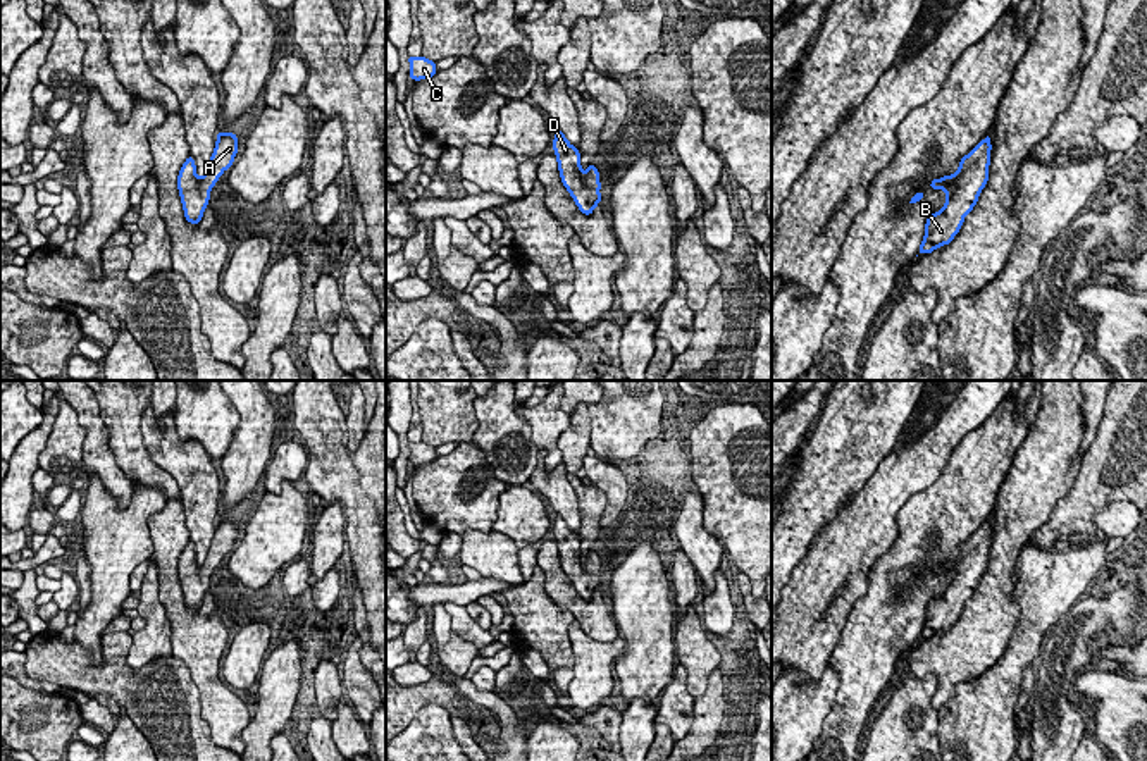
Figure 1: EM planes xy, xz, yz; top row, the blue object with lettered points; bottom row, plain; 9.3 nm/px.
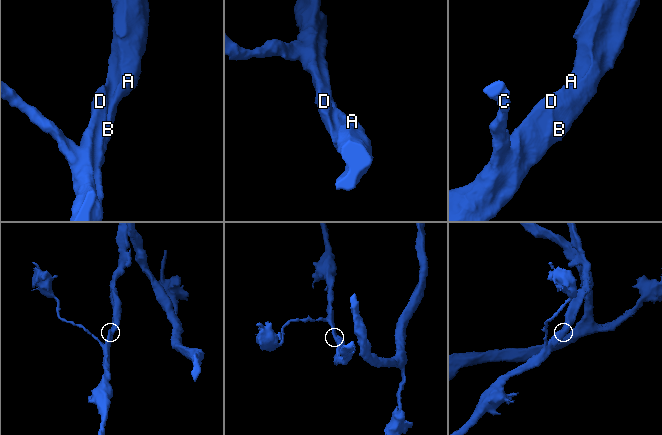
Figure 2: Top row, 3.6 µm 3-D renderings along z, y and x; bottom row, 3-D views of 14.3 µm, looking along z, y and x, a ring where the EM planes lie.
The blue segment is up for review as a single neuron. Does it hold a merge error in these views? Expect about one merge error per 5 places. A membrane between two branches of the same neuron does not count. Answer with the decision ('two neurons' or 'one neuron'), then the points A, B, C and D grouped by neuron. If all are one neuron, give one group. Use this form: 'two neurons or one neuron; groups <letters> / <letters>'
one neuron; groups A B C D

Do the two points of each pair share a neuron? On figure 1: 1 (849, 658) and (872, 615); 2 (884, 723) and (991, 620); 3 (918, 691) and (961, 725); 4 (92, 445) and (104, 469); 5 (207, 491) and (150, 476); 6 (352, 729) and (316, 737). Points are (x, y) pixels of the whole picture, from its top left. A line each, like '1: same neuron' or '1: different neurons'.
1: same neuron
2: different neurons
3: different neurons
4: same neuron
5: different neurons
6: different neurons

